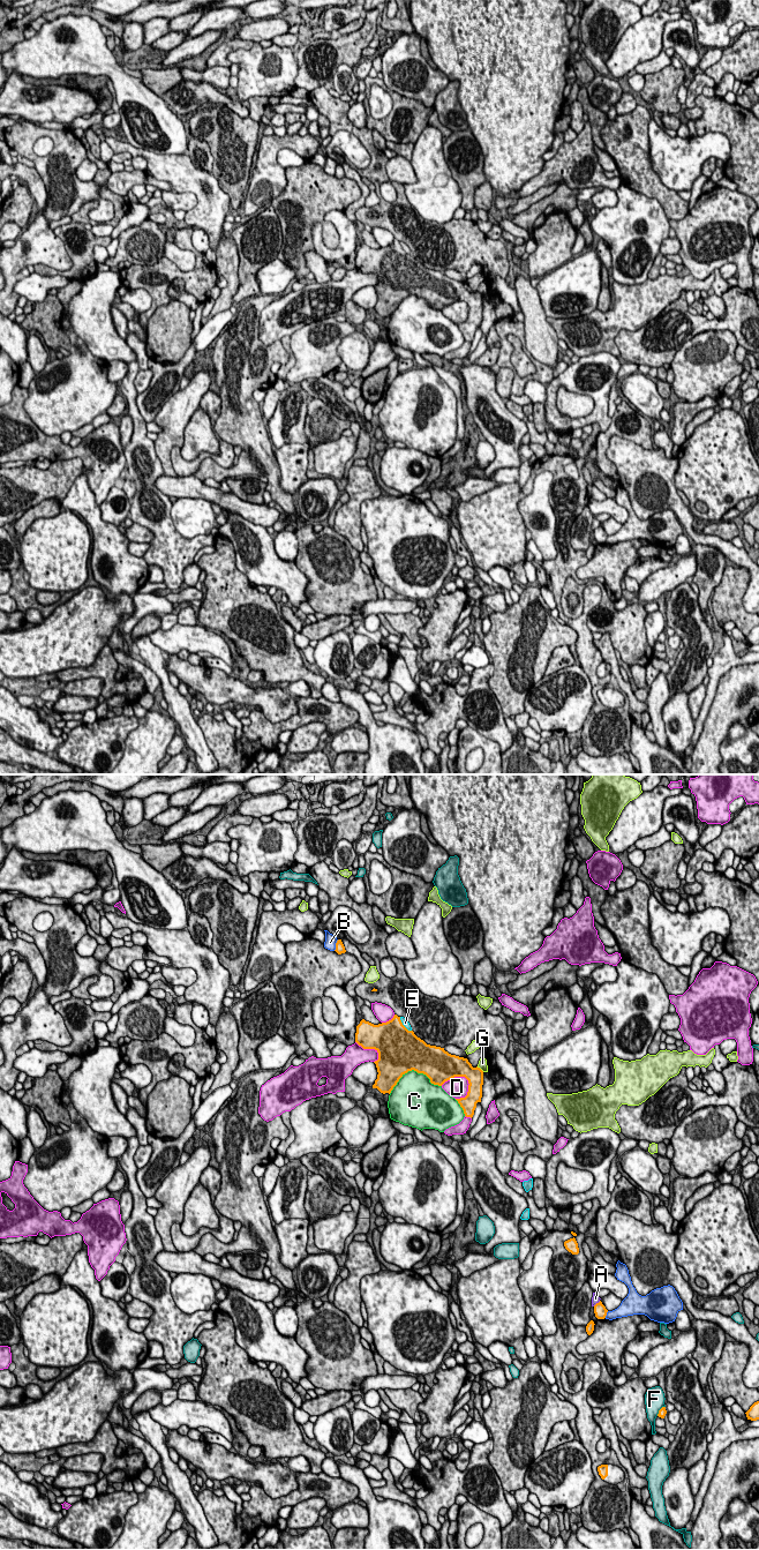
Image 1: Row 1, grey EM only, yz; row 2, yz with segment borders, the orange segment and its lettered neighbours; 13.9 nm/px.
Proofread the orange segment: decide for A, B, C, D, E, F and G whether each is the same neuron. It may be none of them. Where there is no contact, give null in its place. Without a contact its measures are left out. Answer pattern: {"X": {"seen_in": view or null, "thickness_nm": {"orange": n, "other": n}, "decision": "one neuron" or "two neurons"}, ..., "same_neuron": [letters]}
{"A": {"seen_in": "yz", "thickness_nm": {"orange": 170, "other": 120}, "decision": "two neurons"}, "B": {"seen_in": "yz", "thickness_nm": {"orange": 130, "other": 160}, "decision": "two neurons"}, "C": {"seen_in": "yz", "thickness_nm": {"orange": 500, "other": 400}, "decision": "two neurons"}, "D": {"seen_in": "yz", "thickness_nm": {"orange": 420, "other": 300}, "decision": "two neurons"}, "E": {"seen_in": "yz", "thickness_nm": {"orange": 500, "other": 90}, "decision": "two neurons"}, "F": {"seen_in": "yz", "thickness_nm": {"orange": 120, "other": 280}, "decision": "two neurons"}, "G": {"seen_in": "yz", "thickness_nm": {"orange": 260, "other": 130}, "decision": "two neurons"}, "same_neuron": []}

